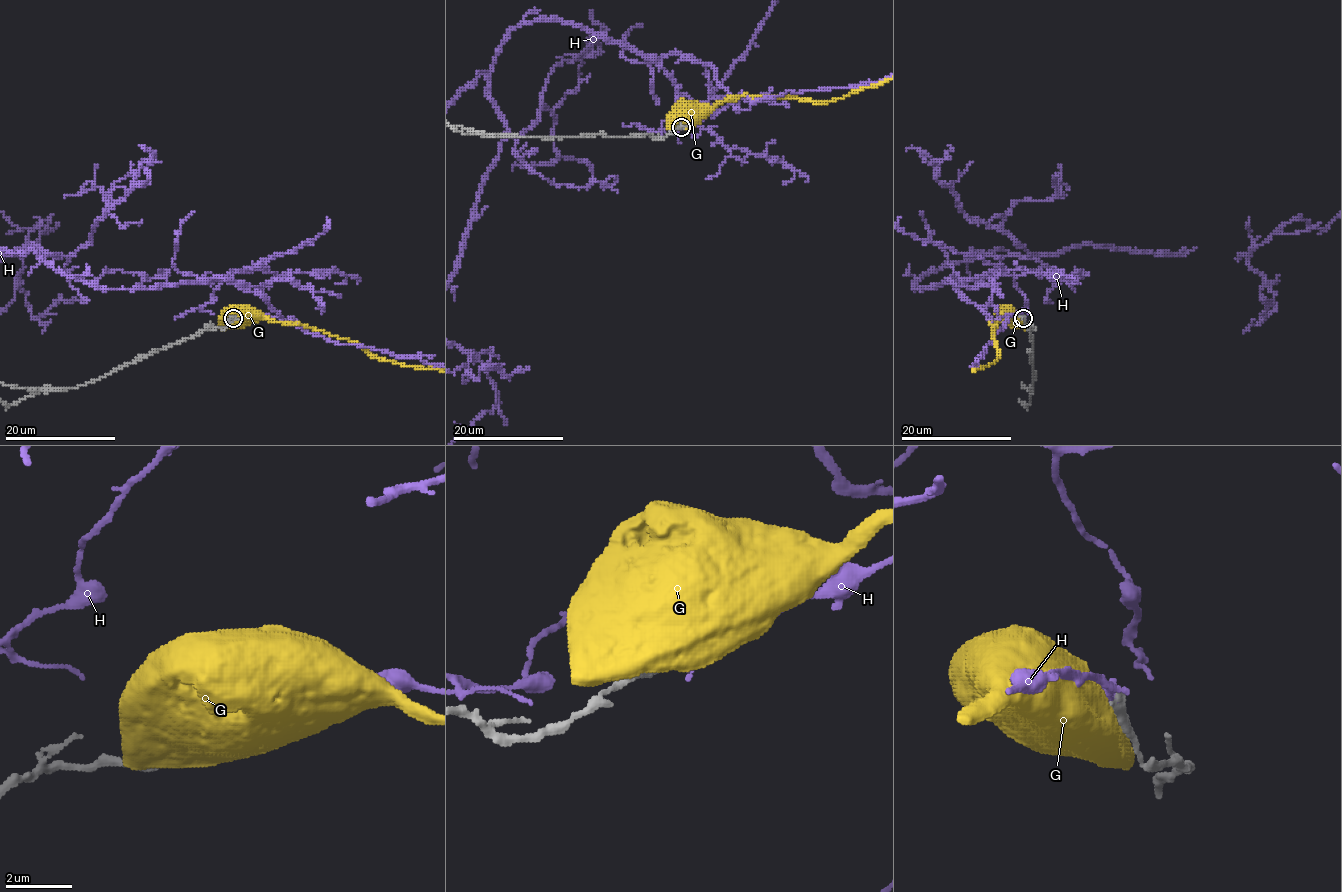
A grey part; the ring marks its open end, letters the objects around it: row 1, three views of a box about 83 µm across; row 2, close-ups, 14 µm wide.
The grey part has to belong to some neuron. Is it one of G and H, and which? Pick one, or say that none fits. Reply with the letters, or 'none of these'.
H

